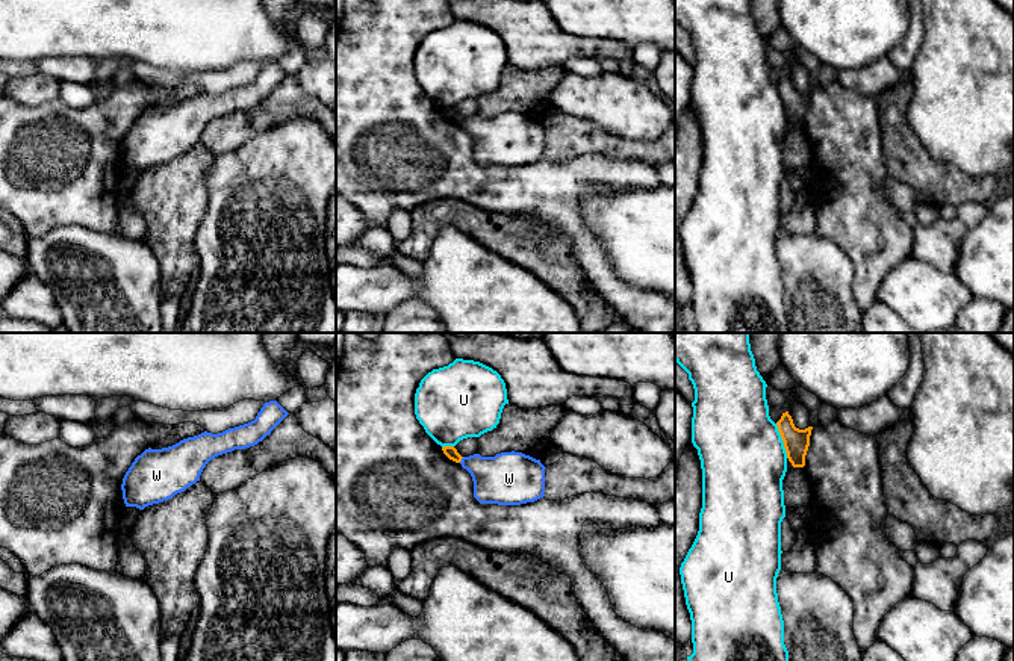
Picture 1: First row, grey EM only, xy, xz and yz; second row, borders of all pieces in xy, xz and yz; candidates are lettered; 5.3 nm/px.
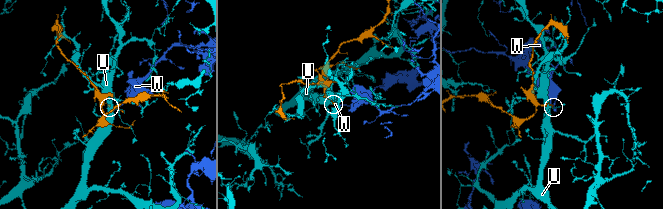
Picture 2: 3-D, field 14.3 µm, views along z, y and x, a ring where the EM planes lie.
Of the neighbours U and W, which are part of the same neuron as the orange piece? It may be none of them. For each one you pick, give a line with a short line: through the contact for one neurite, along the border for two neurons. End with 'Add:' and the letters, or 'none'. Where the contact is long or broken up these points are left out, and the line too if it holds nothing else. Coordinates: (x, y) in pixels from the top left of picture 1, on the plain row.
Add: none

